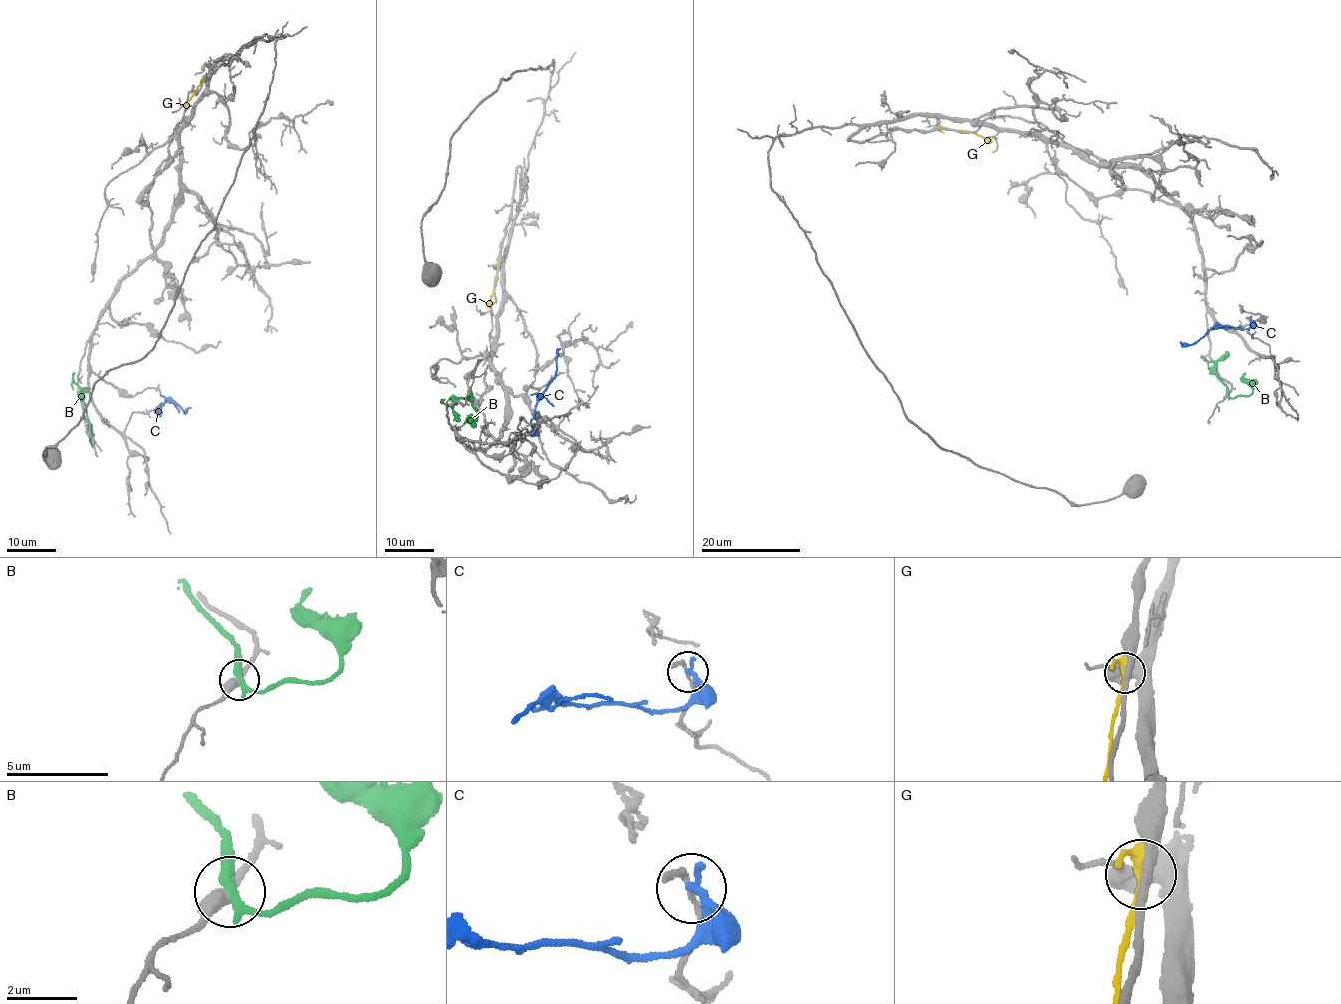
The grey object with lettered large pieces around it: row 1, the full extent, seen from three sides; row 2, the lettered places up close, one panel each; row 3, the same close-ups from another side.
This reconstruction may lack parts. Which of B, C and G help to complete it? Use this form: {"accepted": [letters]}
{"accepted": []}

